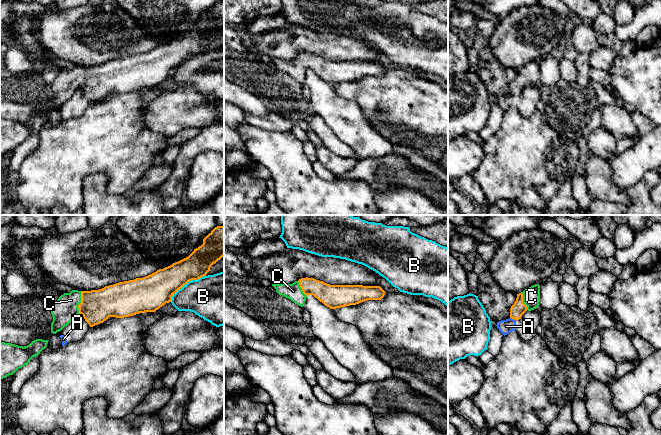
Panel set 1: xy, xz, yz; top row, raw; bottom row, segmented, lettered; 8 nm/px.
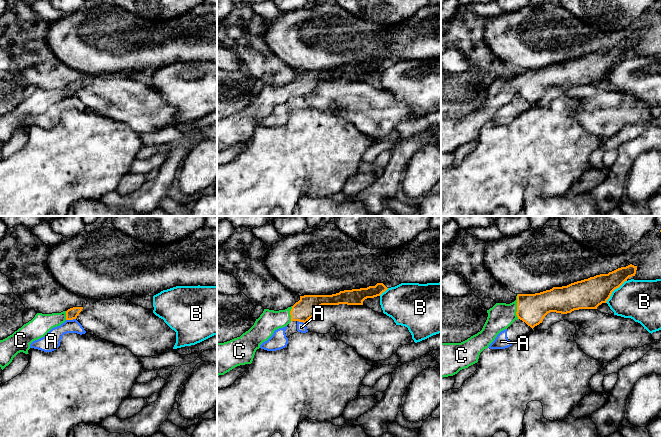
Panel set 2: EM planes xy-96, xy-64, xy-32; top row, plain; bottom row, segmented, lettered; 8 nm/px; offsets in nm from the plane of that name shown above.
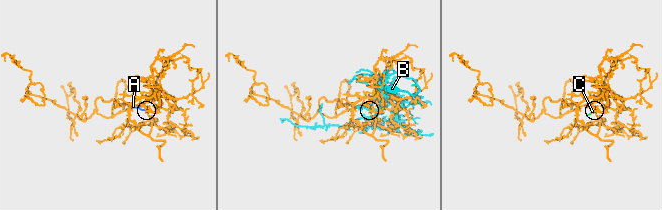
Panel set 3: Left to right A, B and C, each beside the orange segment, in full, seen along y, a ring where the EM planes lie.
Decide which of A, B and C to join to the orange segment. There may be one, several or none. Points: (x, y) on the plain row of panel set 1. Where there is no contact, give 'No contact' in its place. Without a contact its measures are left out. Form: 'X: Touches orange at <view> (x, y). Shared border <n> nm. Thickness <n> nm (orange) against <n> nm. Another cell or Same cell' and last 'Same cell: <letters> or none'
A: Touches orange at yz (513, 94). Shared border 50 nm. Thickness 110 nm (orange) against 110 nm. Another cell
B: Touches orange at xy (186, 59). Shared border 360 nm. Thickness 260 nm (orange) against 360 nm. Another cell
C: Touches orange at xy (81, 78). Shared border 190 nm. Thickness 260 nm (orange) against 200 nm. Same cell
Same cell: C

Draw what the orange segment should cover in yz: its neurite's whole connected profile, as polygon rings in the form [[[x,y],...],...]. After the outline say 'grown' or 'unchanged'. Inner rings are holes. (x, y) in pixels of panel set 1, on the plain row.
[[[535,60],[517,70],[516,77],[510,84],[510,94],[521,95],[522,91],[528,86],[534,86],[540,78],[540,61]]] | grown

